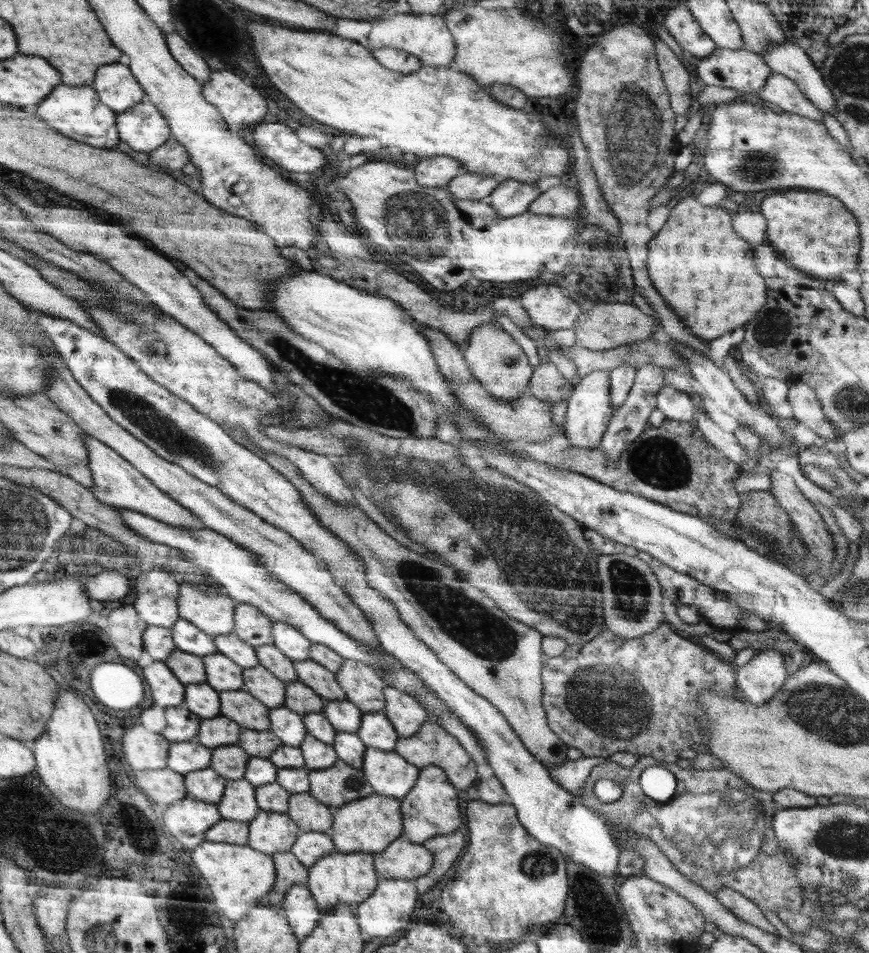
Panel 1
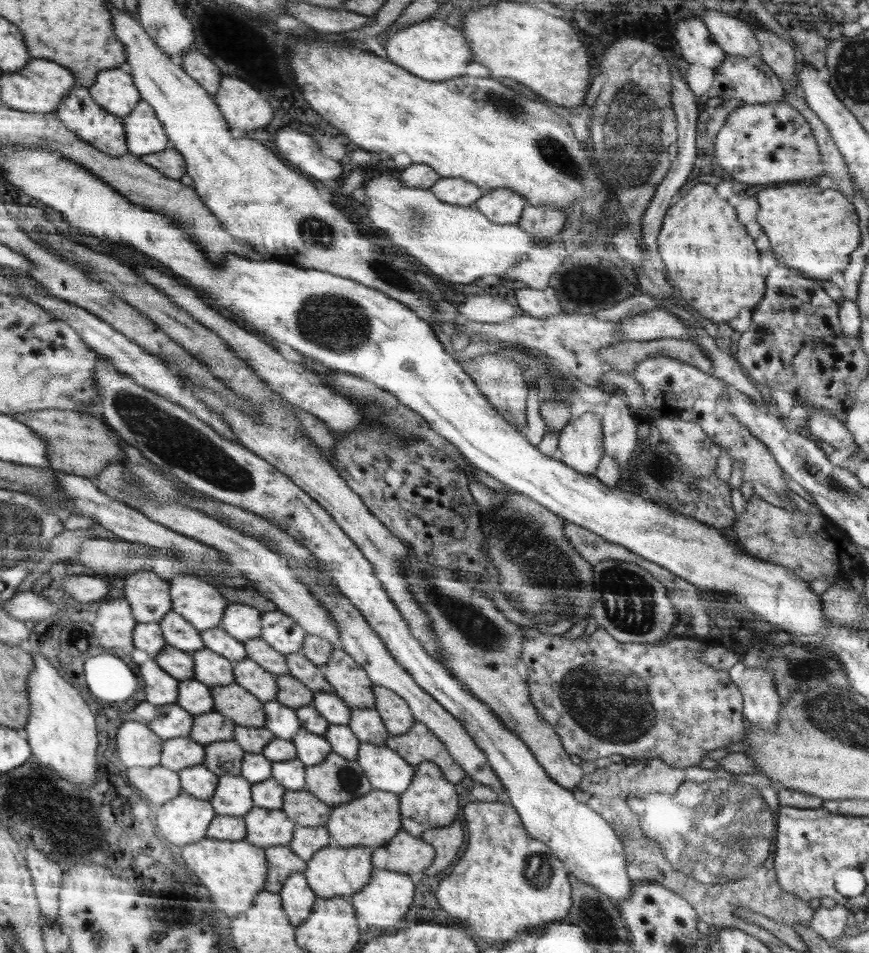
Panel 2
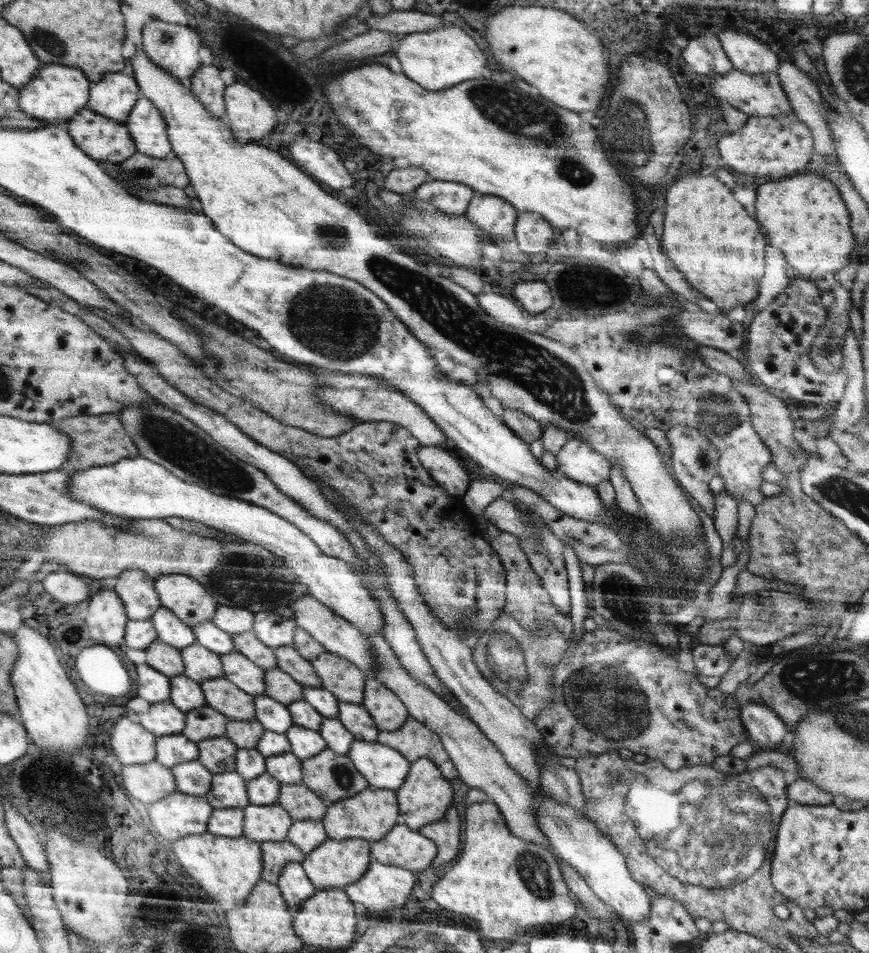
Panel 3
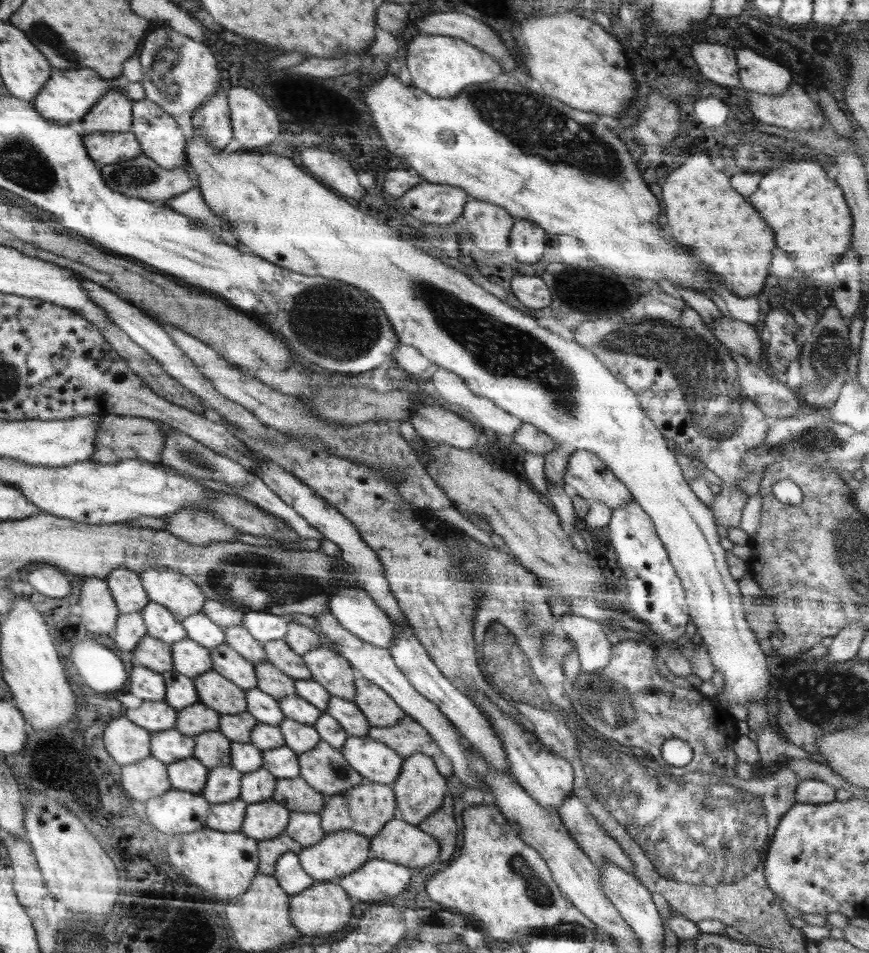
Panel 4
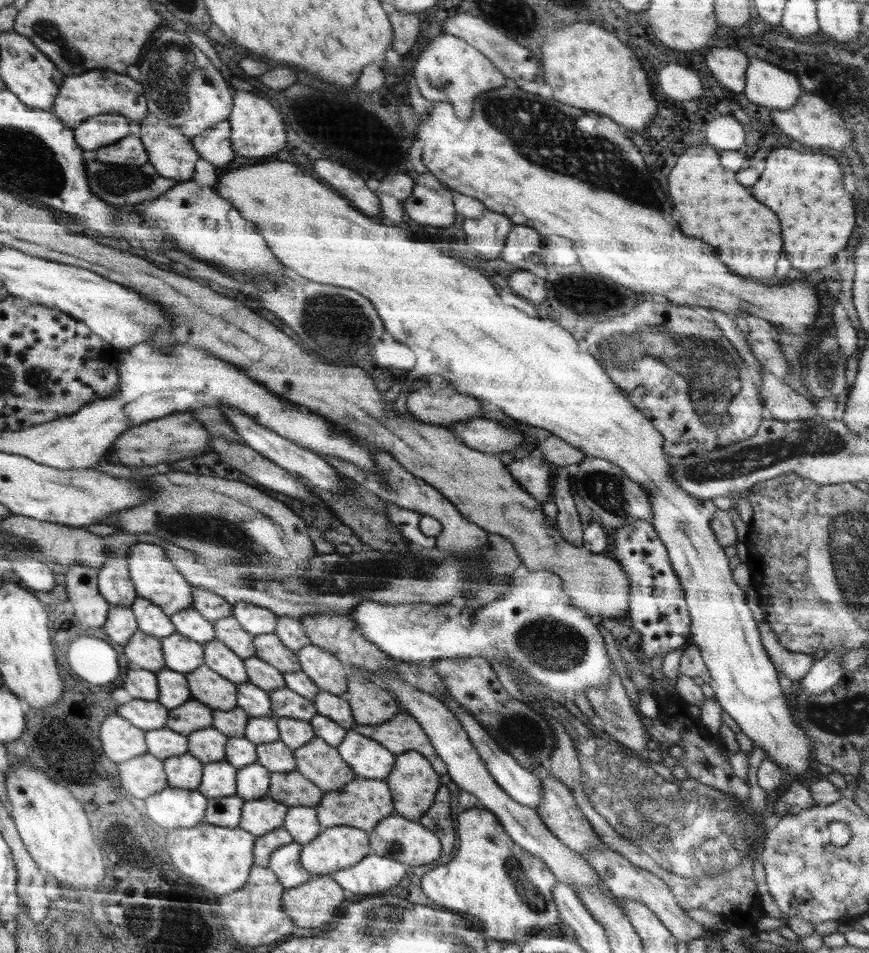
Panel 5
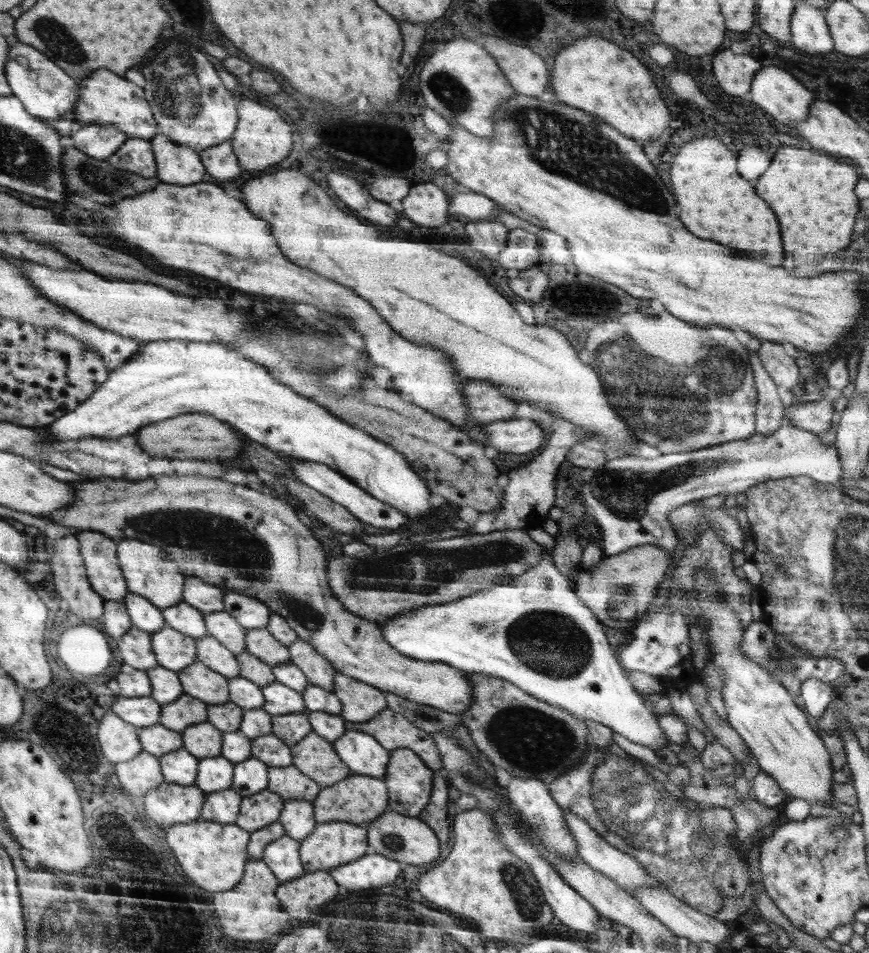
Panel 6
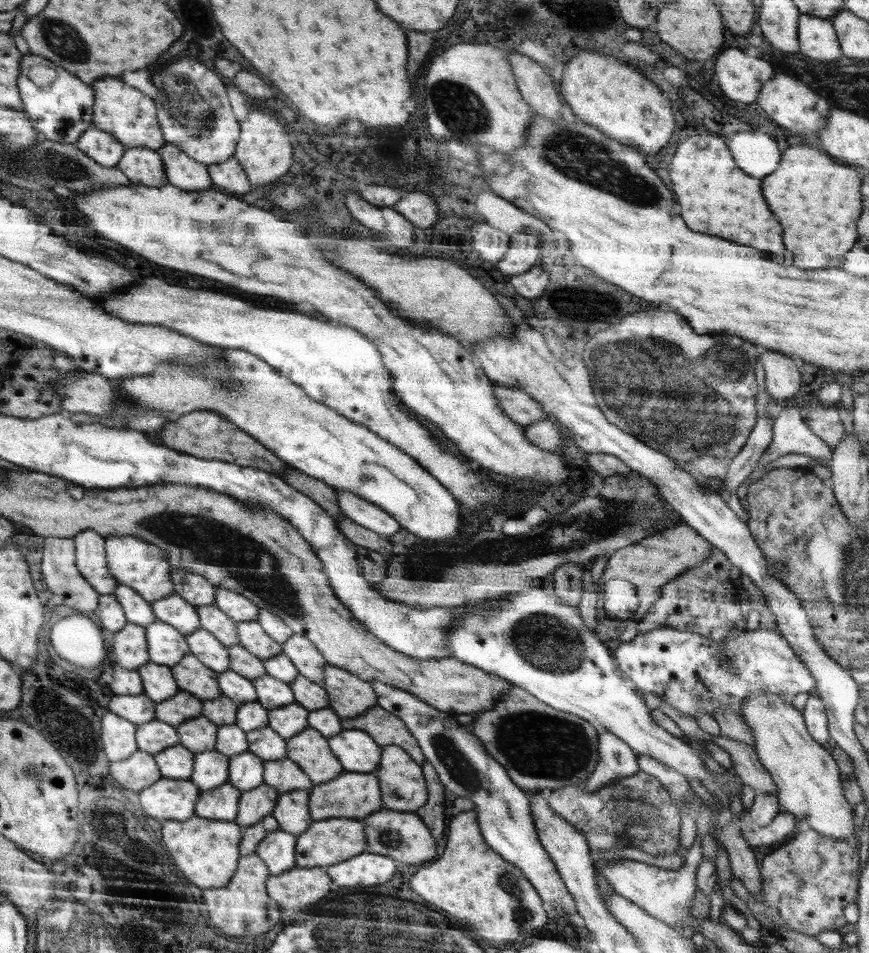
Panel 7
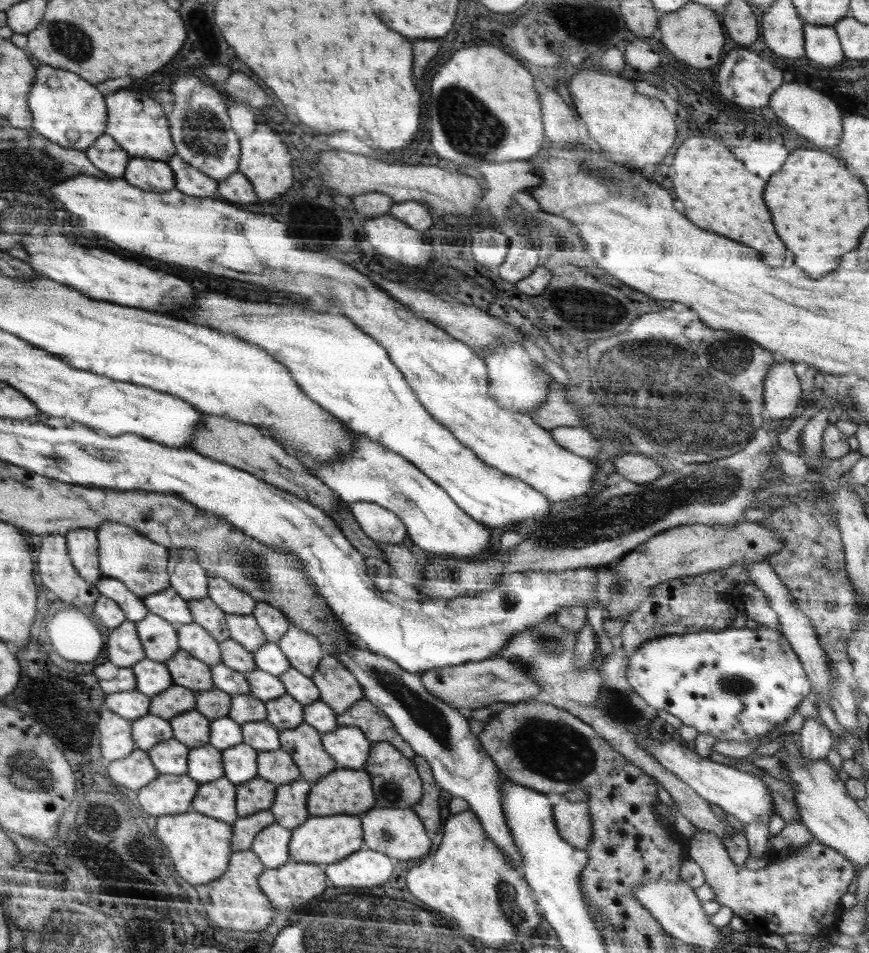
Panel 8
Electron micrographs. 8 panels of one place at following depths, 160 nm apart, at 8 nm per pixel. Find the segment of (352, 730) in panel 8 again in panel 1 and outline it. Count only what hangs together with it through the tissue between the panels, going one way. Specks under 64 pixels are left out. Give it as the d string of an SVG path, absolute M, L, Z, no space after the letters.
M367 747L362 771L375 793L402 799L418 780L420 769L400 754Z

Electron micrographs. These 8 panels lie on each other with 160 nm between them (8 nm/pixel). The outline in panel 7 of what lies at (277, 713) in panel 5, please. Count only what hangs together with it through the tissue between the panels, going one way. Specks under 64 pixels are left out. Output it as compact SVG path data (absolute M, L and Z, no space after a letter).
M261 676L253 680L257 701L266 710L274 710L295 702L290 684L273 676Z

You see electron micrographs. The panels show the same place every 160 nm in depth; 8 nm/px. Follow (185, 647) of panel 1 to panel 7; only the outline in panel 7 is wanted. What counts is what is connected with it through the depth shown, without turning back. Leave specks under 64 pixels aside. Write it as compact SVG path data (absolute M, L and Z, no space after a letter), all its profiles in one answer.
M117 584L113 596L124 607L128 622L146 628L157 620L151 603L142 598L132 587Z

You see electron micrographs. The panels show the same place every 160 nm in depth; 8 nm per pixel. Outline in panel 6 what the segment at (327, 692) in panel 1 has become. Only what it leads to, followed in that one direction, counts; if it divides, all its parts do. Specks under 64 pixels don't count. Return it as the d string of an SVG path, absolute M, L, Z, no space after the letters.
M266 629L246 630L246 651L271 667L291 662L288 647Z

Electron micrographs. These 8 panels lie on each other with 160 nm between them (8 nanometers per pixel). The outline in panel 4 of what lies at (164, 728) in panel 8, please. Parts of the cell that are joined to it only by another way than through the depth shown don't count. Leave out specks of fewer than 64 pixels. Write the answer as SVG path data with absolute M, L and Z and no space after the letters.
M175 728L152 734L151 755L164 764L192 757L194 749L195 739Z

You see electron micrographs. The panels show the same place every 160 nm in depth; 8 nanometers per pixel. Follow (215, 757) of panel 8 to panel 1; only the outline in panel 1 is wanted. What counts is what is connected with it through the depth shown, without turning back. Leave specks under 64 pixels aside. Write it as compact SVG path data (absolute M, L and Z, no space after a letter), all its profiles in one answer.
M245 778L227 781L224 794L216 805L220 808L222 819L246 823L260 810L255 797L255 786Z

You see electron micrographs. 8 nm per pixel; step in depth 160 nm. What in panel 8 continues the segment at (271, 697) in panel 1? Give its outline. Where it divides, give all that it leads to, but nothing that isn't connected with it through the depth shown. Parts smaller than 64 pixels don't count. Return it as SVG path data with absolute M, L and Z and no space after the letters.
M192 622L177 627L180 649L188 651L194 658L216 666L221 662L220 643L204 627Z

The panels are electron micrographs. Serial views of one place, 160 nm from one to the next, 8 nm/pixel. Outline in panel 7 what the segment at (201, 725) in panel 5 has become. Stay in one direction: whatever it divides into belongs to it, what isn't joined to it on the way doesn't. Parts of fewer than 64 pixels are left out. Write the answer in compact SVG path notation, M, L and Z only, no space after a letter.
M179 691L174 697L157 704L156 718L173 727L185 720L202 715L202 701L187 691Z

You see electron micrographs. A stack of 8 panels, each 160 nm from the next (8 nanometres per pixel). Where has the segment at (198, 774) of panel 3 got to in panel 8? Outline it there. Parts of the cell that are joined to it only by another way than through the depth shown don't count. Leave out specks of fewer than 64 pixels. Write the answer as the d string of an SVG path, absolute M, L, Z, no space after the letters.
M174 738L159 742L150 748L150 750L147 750L150 760L160 775L187 774L189 752L189 746L186 746L183 742L178 742Z

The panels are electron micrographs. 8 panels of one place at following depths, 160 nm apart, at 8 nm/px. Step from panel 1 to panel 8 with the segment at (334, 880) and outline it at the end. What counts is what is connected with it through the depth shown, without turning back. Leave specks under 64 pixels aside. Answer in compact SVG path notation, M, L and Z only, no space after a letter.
M322 816L309 817L302 825L294 829L294 842L290 842L289 854L294 854L296 862L312 862L318 865L331 865L357 853L363 844L363 828L360 816Z

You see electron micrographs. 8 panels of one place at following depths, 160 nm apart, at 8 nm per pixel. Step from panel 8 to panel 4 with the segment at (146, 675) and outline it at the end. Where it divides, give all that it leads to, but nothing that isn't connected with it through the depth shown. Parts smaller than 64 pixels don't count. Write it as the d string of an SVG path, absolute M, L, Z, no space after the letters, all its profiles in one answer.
M176 668L161 673L166 685L164 702L177 711L199 703L193 679L180 674Z

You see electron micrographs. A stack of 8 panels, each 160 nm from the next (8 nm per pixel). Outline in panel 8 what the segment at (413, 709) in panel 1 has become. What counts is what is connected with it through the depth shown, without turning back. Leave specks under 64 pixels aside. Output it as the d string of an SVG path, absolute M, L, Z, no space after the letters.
M327 654L322 658L312 679L320 691L320 701L330 705L338 715L364 699L358 678L337 657Z

